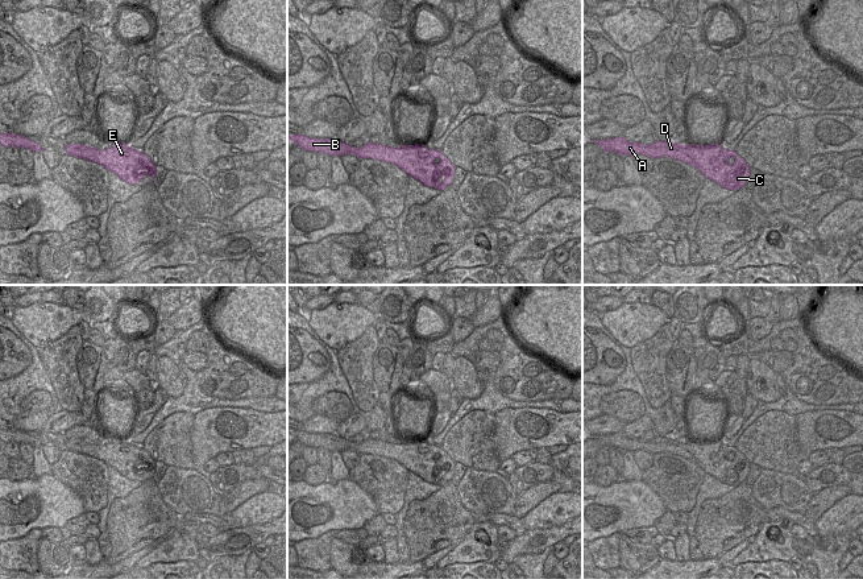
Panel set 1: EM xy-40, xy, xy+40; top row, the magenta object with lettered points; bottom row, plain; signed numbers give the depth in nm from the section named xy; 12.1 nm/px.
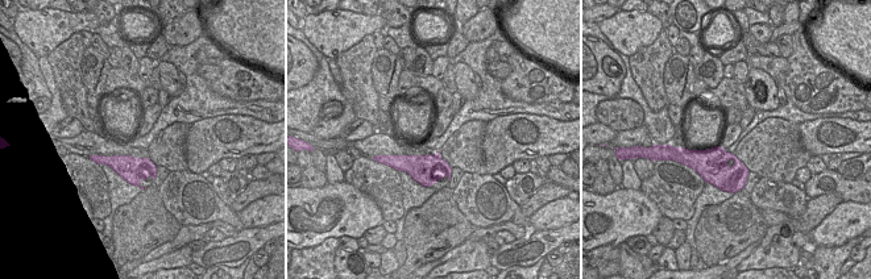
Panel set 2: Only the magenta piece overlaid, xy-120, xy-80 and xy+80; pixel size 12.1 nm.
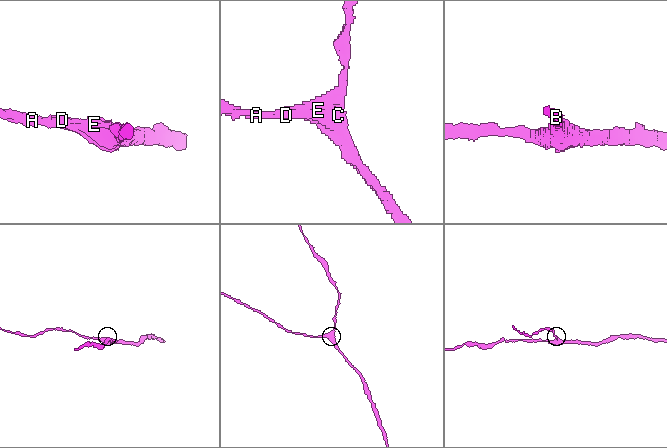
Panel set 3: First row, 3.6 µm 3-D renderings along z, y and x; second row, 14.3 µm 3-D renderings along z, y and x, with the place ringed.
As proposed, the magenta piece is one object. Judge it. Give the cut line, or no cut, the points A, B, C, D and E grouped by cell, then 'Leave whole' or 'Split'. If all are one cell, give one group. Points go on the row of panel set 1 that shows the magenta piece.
No split. Groups: A B C D E. Leave whole.

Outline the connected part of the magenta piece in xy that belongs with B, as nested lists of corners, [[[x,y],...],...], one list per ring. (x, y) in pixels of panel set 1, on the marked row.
[[[289,135],[289,141],[308,152],[328,156],[353,154],[393,164],[427,187],[444,190],[452,185],[455,168],[441,150],[428,149],[424,144],[386,146],[377,142],[361,148],[347,145],[336,138],[311,138],[304,135]]]

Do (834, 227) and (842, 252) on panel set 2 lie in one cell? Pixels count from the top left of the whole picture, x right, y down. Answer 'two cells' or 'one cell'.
two cells

